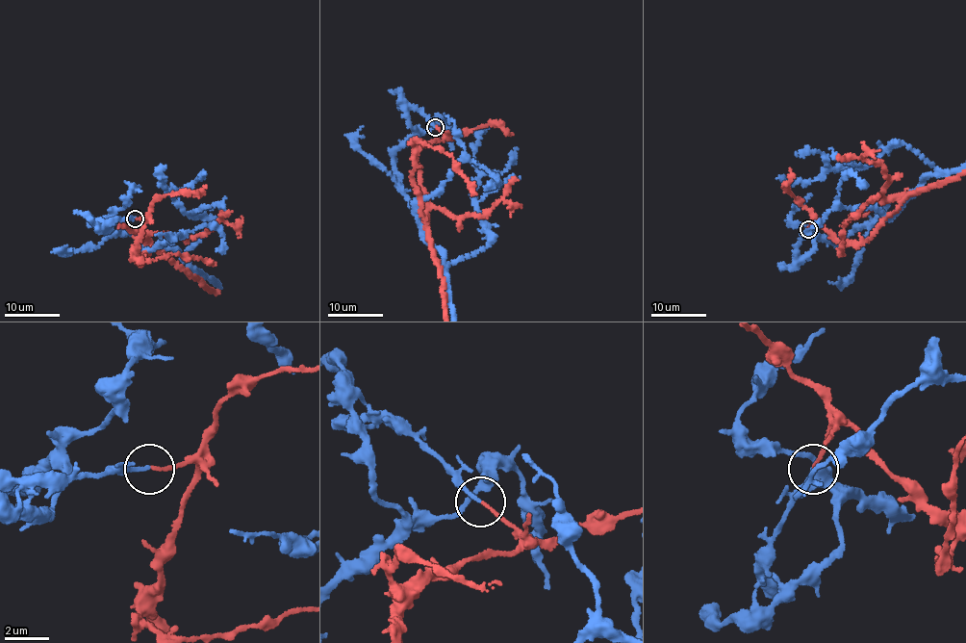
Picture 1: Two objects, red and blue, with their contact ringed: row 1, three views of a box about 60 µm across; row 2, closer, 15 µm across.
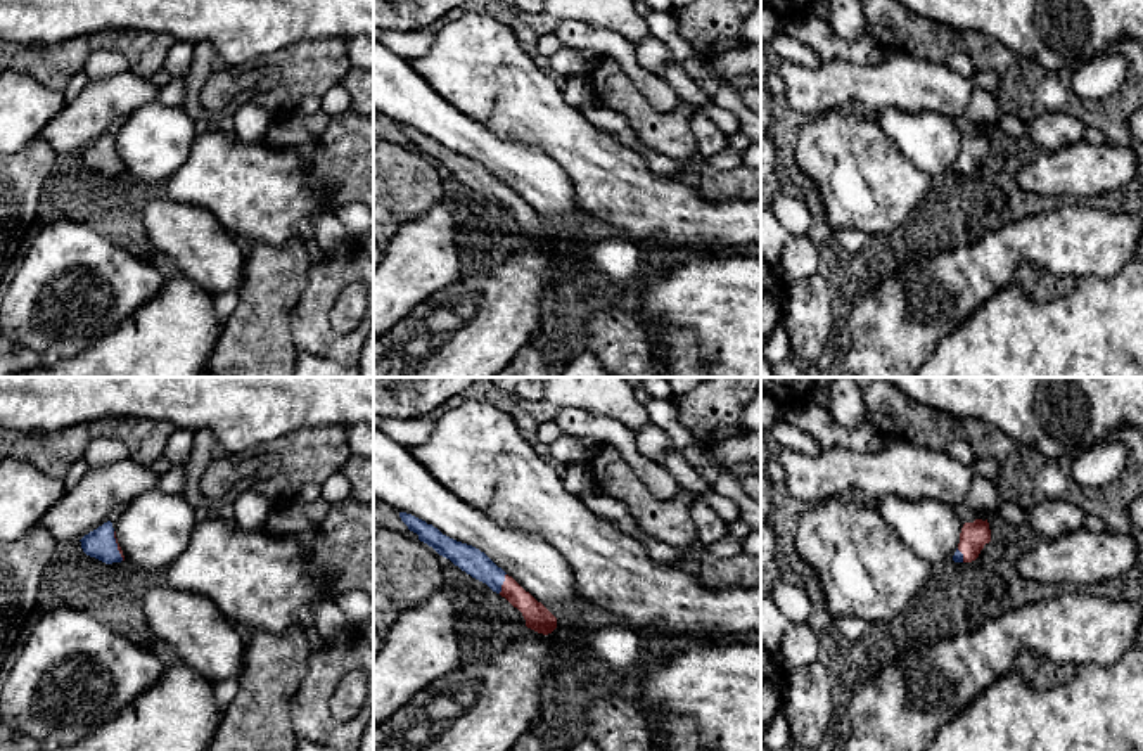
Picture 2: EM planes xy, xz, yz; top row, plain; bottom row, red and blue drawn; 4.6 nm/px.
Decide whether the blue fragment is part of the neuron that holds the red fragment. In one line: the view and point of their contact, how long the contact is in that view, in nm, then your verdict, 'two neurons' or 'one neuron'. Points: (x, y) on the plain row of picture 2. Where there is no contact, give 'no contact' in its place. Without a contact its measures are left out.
xz (504, 196) | 100 nm | two neurons

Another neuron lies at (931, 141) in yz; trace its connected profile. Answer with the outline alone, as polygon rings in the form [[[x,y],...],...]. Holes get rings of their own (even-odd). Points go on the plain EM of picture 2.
[[[894,106],[872,112],[901,154],[929,177],[949,175],[963,135],[955,121],[937,112],[908,112]]]

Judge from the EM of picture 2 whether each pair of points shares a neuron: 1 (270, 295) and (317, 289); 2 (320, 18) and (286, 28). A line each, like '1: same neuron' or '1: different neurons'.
1: different neurons
2: same neuron

